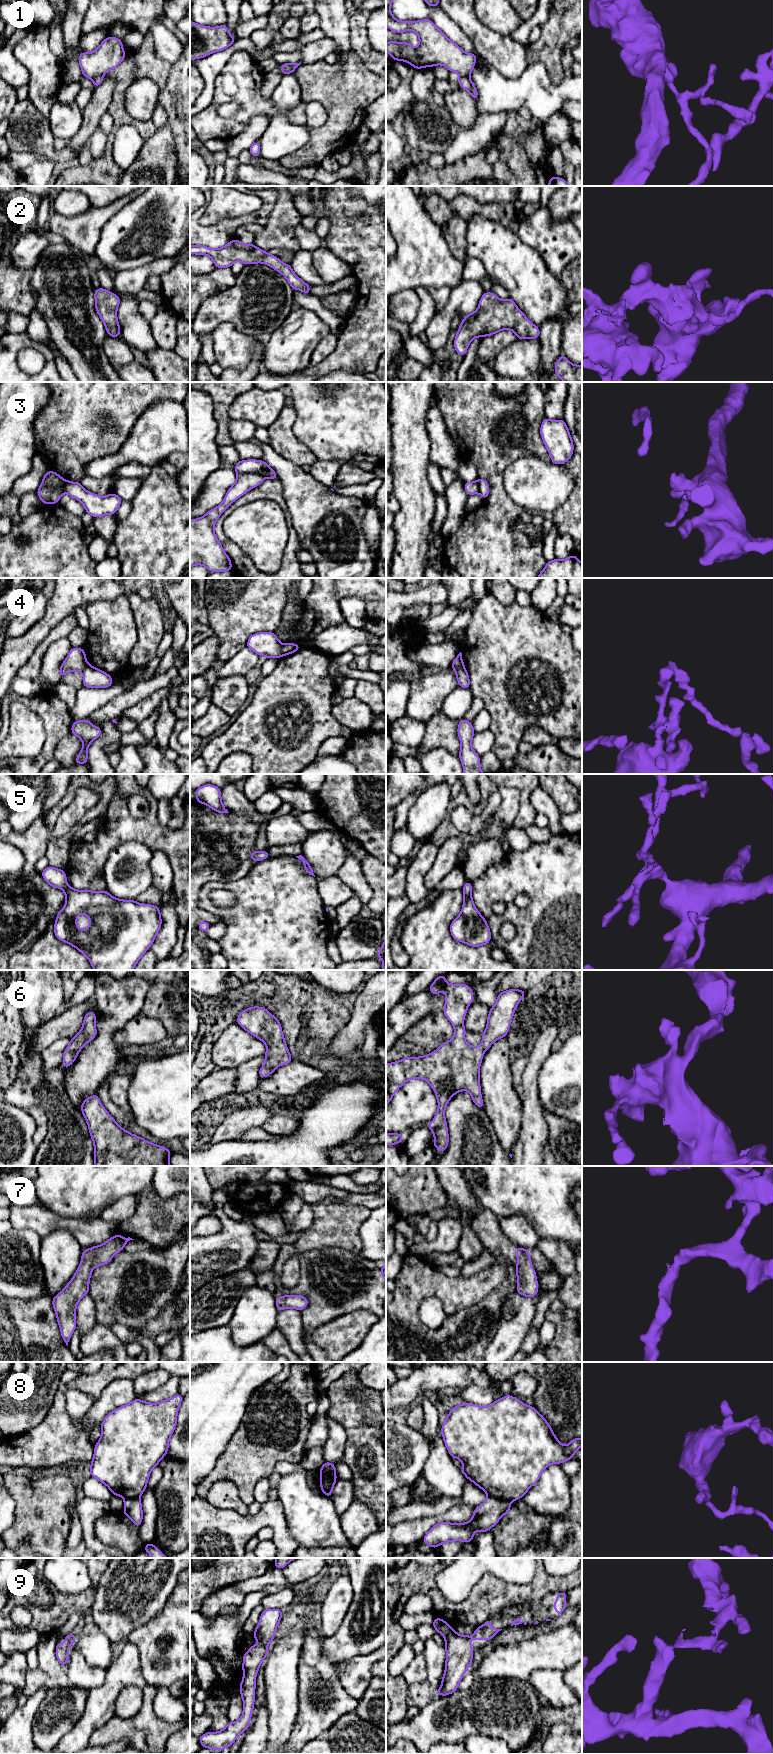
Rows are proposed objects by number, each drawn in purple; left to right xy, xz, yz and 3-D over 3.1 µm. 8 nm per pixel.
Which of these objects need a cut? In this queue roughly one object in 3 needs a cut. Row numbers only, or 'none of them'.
1, 3, 4, 8

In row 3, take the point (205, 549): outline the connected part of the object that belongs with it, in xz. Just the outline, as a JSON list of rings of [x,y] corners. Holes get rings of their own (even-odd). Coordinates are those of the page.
[[[258,473],[237,474],[236,481],[219,506],[198,519],[190,519],[190,568],[203,565],[210,572],[232,571],[231,560],[214,532],[216,521],[231,503],[256,488],[263,480],[264,477]]]

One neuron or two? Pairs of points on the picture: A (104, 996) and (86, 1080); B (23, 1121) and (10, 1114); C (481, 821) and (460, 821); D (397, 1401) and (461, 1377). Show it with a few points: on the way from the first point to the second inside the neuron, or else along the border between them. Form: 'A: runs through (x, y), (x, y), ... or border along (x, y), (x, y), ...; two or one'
A: runs through (113, 1017), (106, 1026), (103, 1053), (99, 1059); one
B: runs through (20, 1121), (13, 1117); one
C: runs through (476, 821), (465, 821); one
D: runs through (413, 1386), (425, 1377), (445, 1377); one

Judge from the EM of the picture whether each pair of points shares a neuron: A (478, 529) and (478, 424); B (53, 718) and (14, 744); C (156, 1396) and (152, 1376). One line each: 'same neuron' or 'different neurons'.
A: same neuron
B: different neurons
C: different neurons

